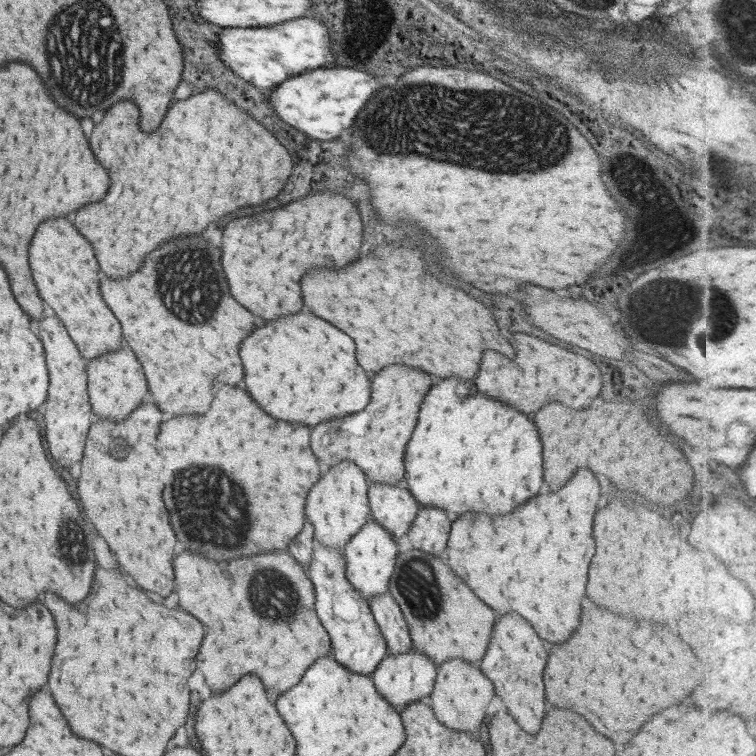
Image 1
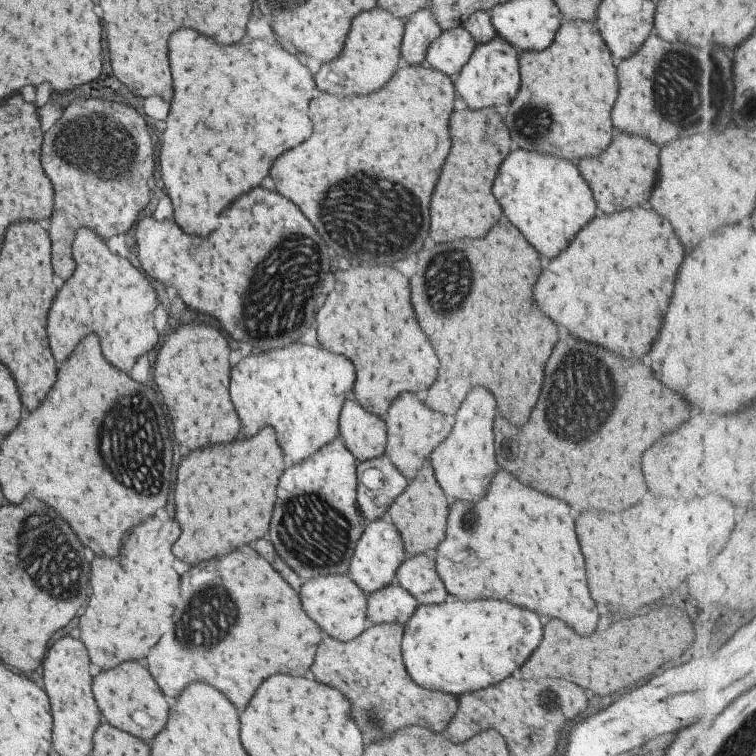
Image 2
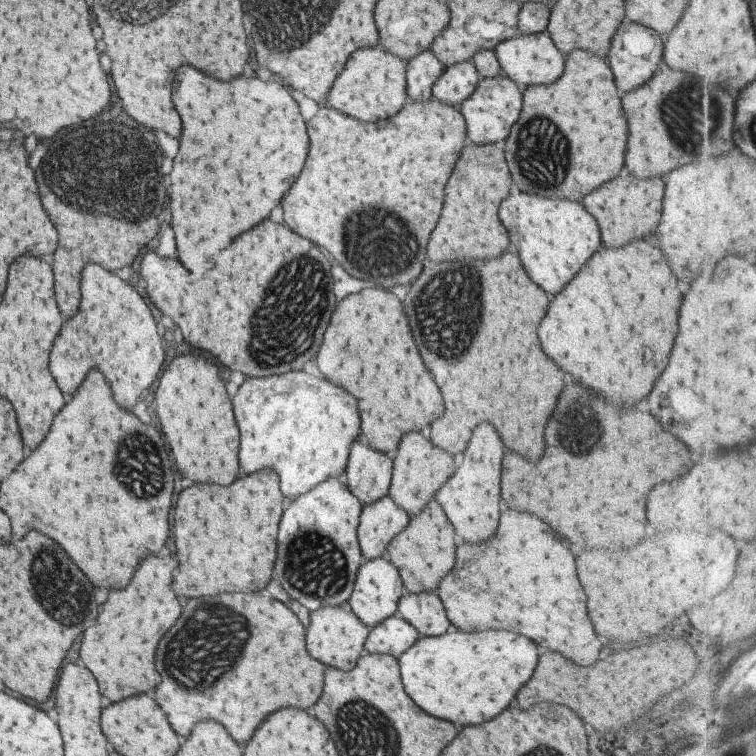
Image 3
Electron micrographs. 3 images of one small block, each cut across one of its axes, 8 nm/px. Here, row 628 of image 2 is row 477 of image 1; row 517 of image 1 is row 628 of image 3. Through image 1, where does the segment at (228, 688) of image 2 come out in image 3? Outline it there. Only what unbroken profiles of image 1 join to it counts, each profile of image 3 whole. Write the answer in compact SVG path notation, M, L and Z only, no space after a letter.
M213 594L213 598L209 596L201 596L201 598L189 598L179 614L179 618L175 620L175 624L163 634L161 642L157 644L157 650L155 650L155 670L157 674L161 676L157 688L155 688L155 702L159 704L159 708L163 710L171 730L175 730L177 734L181 736L187 736L191 732L191 726L197 722L197 720L203 720L203 718L209 718L209 720L215 720L215 722L221 722L221 726L225 726L225 730L229 732L229 736L235 740L235 742L247 742L251 732L259 726L259 722L265 718L265 714L277 710L277 708L283 708L283 706L293 706L293 708L309 708L315 704L315 700L319 698L321 694L321 684L323 684L323 664L319 664L317 660L309 658L307 650L305 650L305 640L303 640L303 626L299 624L299 620L295 618L295 614L281 602L277 600L271 600L269 596L263 596L263 594Z

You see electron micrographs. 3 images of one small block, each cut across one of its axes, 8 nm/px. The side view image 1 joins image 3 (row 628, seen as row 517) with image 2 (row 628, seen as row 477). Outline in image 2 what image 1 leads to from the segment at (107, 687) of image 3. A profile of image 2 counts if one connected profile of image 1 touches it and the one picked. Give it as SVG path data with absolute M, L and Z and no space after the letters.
M149 516L143 520L143 524L133 526L129 530L129 536L123 540L117 558L103 558L95 556L89 570L89 586L91 596L83 610L83 616L79 618L79 638L87 648L89 660L97 664L101 670L107 670L123 660L139 660L143 658L151 646L161 636L161 626L165 626L173 614L175 600L179 598L177 592L177 572L171 568L171 562L175 560L171 554L171 544L179 536L179 526L173 518L159 520L155 516Z

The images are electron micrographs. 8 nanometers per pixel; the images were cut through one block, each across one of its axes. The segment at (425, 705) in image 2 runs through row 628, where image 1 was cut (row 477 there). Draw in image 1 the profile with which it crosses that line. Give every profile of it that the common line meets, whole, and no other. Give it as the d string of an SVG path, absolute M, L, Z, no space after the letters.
M407 366L383 368L373 376L371 398L361 412L313 426L309 434L313 454L325 466L333 466L335 462L347 458L361 469L368 482L396 486L405 479L402 464L405 445L413 432L421 398L427 394L433 382L437 382L437 378L431 374L417 372Z

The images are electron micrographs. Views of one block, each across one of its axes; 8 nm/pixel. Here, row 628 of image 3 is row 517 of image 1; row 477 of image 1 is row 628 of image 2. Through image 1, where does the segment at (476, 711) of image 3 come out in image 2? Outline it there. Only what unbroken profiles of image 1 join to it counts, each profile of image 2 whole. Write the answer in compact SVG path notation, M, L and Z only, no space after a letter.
M447 596L441 604L416 605L404 627L400 650L407 674L423 688L453 696L487 688L509 676L541 640L539 616L507 600L461 602Z

